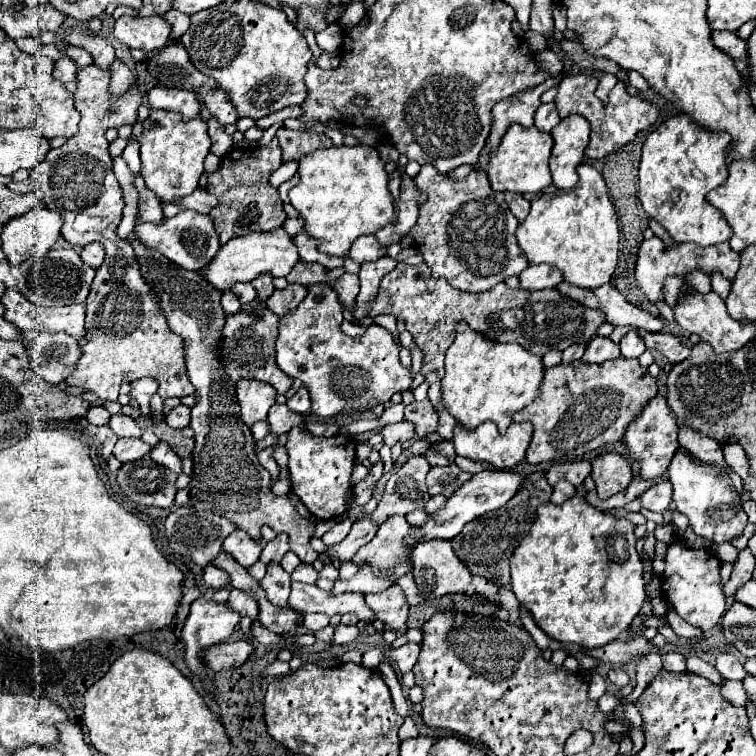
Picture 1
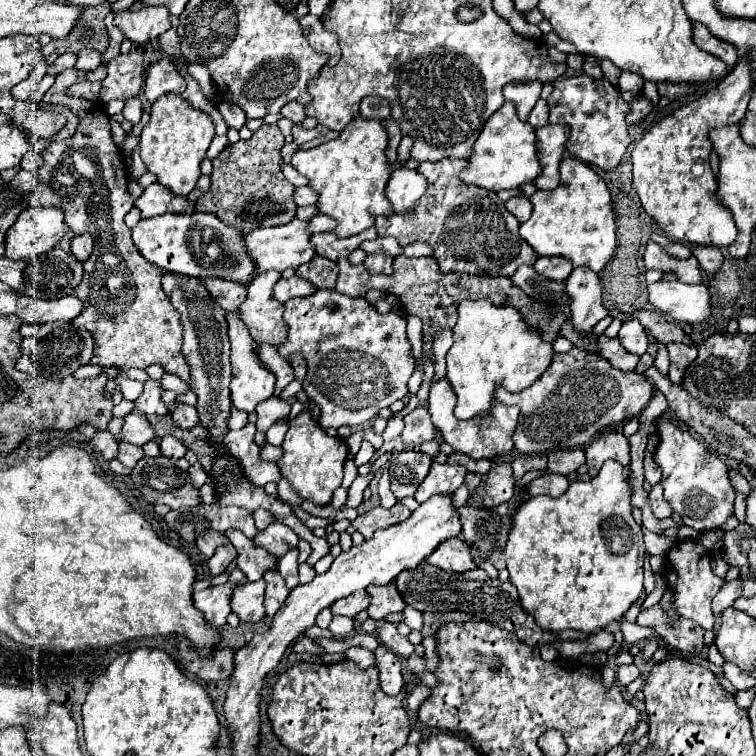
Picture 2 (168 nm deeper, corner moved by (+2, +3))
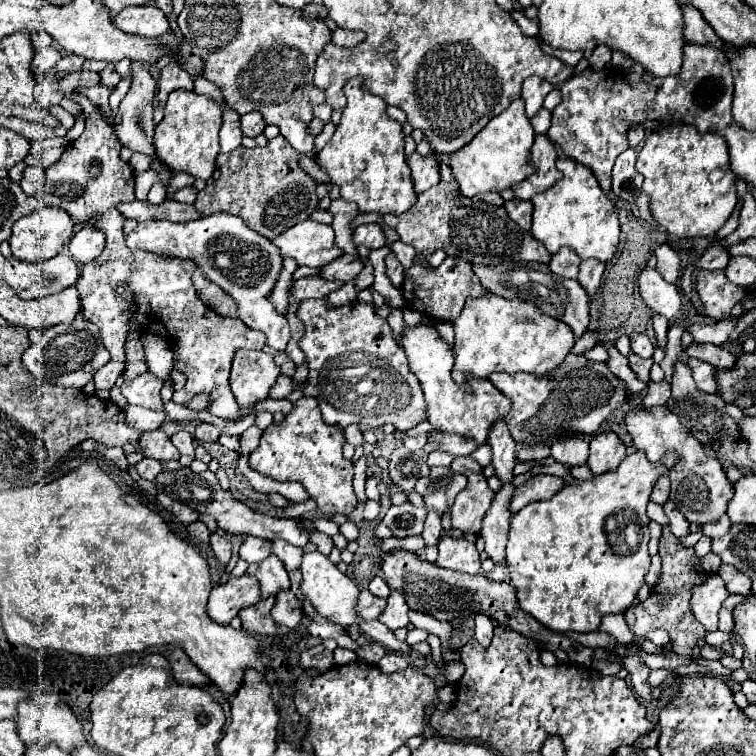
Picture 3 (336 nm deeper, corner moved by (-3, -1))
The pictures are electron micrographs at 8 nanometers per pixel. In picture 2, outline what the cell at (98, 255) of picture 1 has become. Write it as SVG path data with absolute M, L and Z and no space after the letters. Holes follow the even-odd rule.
M77 235L71 241L71 253L79 259L79 261L87 261L93 253L93 237L91 235Z

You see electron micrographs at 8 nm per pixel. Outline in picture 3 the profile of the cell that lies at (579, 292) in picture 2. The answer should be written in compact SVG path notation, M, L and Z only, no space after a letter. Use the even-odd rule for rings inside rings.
M586 259L580 263L580 275L578 275L578 281L582 283L582 287L594 295L600 287L600 279L602 279L602 271L604 271L604 265L596 259Z

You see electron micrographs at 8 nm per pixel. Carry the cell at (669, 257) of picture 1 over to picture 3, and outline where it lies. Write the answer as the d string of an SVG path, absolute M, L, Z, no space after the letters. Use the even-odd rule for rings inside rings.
M660 245L656 251L654 251L656 259L658 259L658 265L656 269L662 273L662 277L670 283L676 283L678 275L680 275L680 257L668 247L668 245Z

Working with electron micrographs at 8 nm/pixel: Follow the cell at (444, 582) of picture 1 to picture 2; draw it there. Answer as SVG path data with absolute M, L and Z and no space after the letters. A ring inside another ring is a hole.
M459 537L439 543L439 547L431 555L425 557L425 561L443 571L455 571L455 573L467 573L475 569L469 545L461 541Z

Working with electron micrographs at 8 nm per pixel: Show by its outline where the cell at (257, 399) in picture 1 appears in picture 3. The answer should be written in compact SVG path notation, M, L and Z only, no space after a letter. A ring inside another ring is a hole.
M238 351L232 361L230 387L240 409L250 409L266 399L278 375L280 367L274 363L272 355L264 351Z

